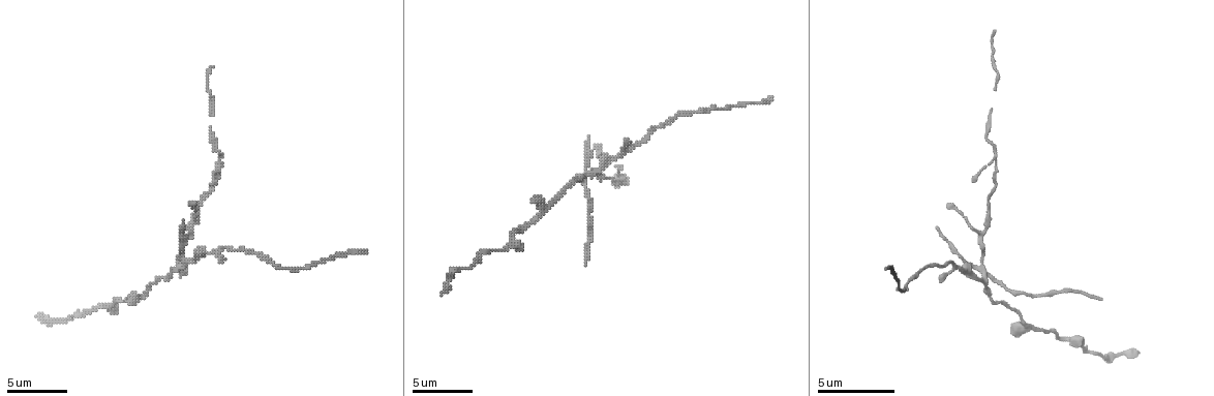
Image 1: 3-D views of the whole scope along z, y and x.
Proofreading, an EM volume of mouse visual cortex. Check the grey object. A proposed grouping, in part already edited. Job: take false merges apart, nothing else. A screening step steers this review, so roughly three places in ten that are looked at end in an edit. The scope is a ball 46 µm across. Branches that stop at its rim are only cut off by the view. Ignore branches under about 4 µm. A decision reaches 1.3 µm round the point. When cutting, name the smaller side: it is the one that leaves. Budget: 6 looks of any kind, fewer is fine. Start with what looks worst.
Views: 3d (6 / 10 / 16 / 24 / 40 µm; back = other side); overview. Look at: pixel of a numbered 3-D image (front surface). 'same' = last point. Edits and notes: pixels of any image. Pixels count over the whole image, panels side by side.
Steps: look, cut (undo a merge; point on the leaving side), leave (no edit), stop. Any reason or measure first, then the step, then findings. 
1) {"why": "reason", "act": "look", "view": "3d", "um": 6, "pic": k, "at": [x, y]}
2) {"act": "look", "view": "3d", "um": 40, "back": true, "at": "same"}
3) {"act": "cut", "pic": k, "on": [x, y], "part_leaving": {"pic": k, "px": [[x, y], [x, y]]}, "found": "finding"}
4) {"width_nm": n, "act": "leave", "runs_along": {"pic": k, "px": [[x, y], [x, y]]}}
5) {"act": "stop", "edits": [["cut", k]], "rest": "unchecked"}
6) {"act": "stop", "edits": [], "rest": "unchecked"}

{"why": "looks like a crossing", "act": "look", "view": "3d", "um": 10, "pic": 1, "at": [982, 269]}

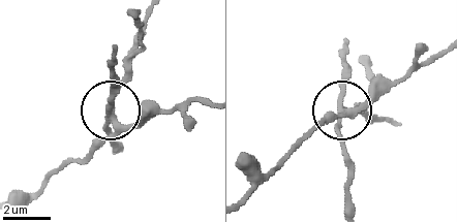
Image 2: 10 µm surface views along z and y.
{"arms": 5, "act": "cut", "pic": 2, "on": [111, 95], "part_leaving": {"pic": 2, "px": [[340, 109], [346, 209]]}, "found": "a second neuron is stuck on"}

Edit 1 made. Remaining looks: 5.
{"why": "thin neck", "act": "look", "view": "3d", "um": 16, "pic": 1, "at": [996, 166]}

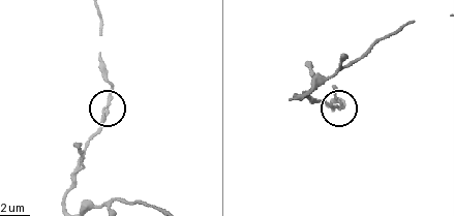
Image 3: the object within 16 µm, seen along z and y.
{"width_nm": 150, "act": "leave", "runs_along": {"pic": 3, "px": [[65, 207], [76, 165], [107, 111], [107, 67]]}, "found": "all the same neuron"}

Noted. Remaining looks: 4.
{"act": "look", "view": "3d", "um": 6, "pic": 1, "at": [92, 309]}

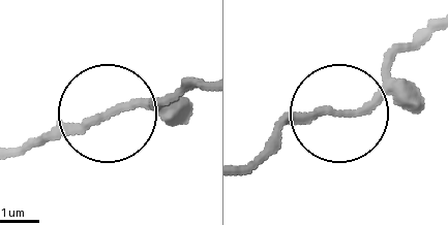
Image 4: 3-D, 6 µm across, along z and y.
{"act": "cut", "pic": 4, "on": [49, 133], "part_leaving": {"pic": 4, "px": [[97, 117], [11, 146]]}, "found": "two neurons meet here"}

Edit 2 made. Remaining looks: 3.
{"act": "stop", "edits": [["cut", 2], ["cut", 4]], "rest": "unchecked"}

